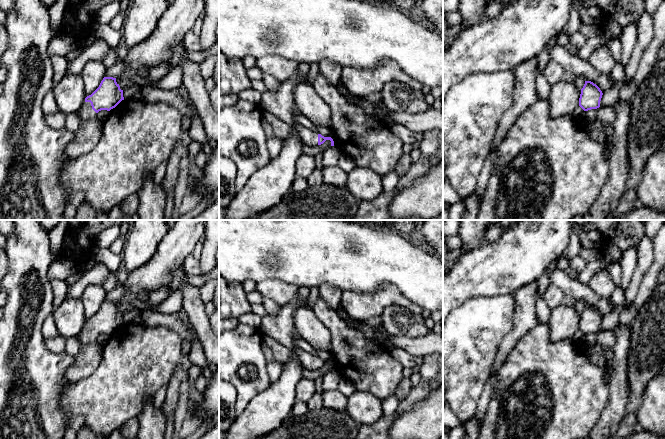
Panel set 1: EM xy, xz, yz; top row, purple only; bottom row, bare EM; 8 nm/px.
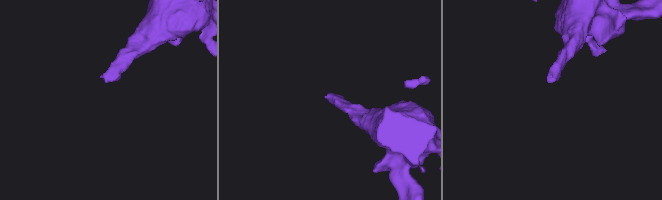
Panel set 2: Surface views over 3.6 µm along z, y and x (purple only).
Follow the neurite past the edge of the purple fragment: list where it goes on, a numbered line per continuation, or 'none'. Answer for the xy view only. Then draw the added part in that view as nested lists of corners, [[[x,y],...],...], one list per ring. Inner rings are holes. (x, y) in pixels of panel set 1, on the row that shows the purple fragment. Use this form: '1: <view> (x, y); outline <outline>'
1: xy (89, 133); outline [[[84,102],[77,113],[81,125],[65,149],[70,159],[89,153],[99,142],[103,130],[103,124],[96,119],[97,113],[92,109],[90,102]]]

